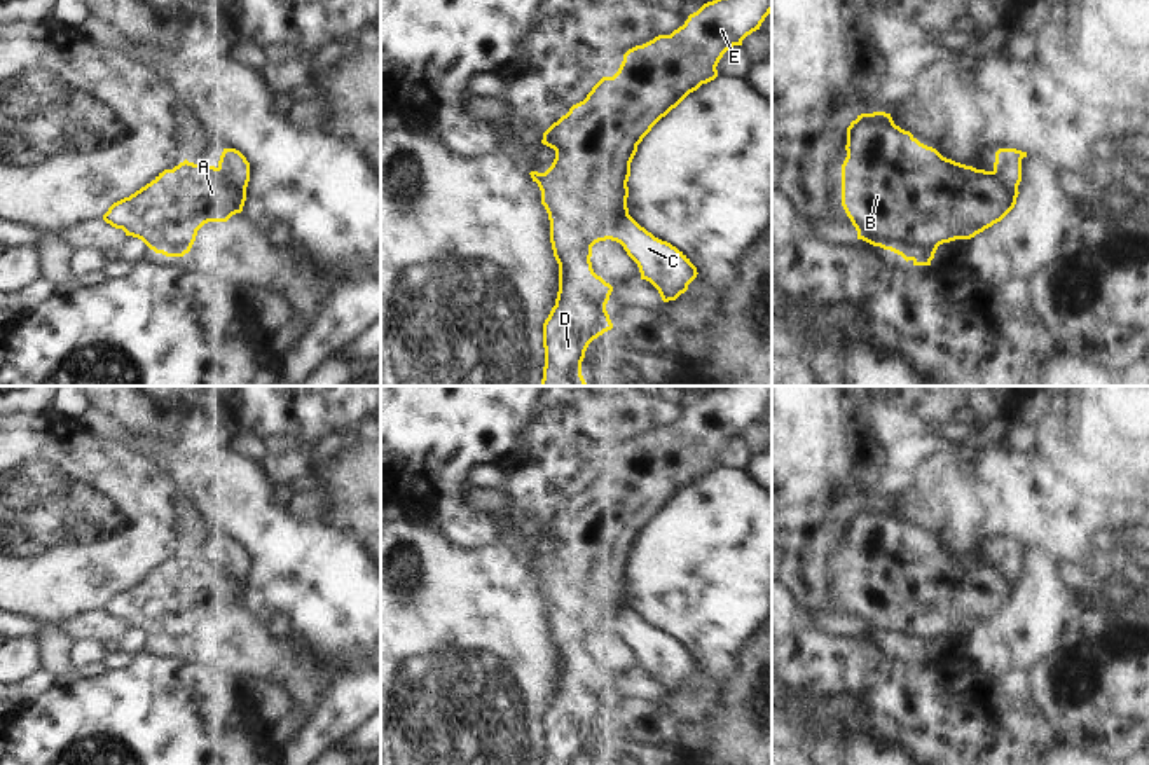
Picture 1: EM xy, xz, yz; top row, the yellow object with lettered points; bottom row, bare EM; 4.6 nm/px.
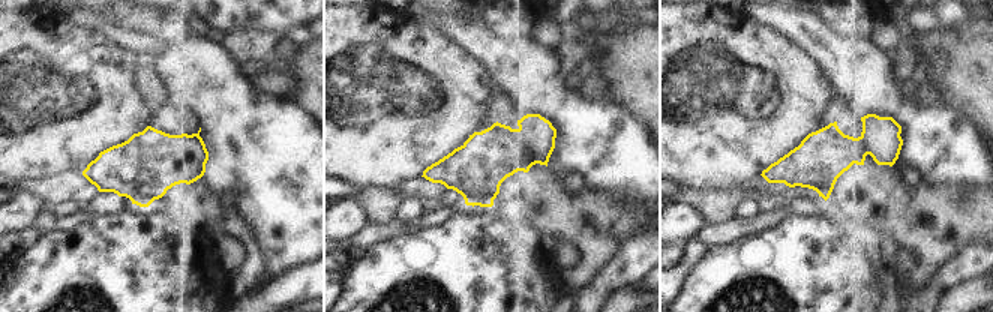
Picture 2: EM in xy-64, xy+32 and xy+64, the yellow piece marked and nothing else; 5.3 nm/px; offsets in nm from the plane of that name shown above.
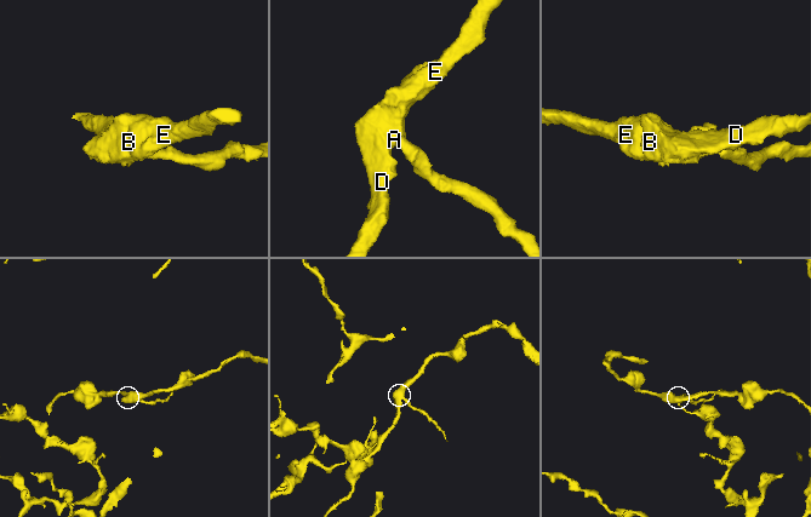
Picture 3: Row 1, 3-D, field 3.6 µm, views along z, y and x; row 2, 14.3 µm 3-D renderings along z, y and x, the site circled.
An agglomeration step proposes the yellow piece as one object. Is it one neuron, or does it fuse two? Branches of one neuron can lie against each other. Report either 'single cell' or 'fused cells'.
fused cells

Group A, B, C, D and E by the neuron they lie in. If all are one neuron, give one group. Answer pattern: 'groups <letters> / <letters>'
groups A B D E / C

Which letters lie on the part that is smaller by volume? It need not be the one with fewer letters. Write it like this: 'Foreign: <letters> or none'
Foreign: C

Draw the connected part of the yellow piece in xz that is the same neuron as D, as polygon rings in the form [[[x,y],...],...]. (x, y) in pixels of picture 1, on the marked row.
[[[712,0],[690,14],[671,35],[636,45],[623,54],[613,77],[602,77],[587,98],[569,108],[545,133],[541,143],[555,150],[545,173],[531,171],[550,220],[550,243],[559,264],[555,306],[543,323],[545,367],[541,386],[587,386],[581,362],[588,344],[613,328],[606,304],[613,286],[592,269],[592,246],[615,241],[615,231],[629,215],[630,162],[651,128],[690,93],[718,77],[723,54],[742,45],[772,12],[772,0]]]

